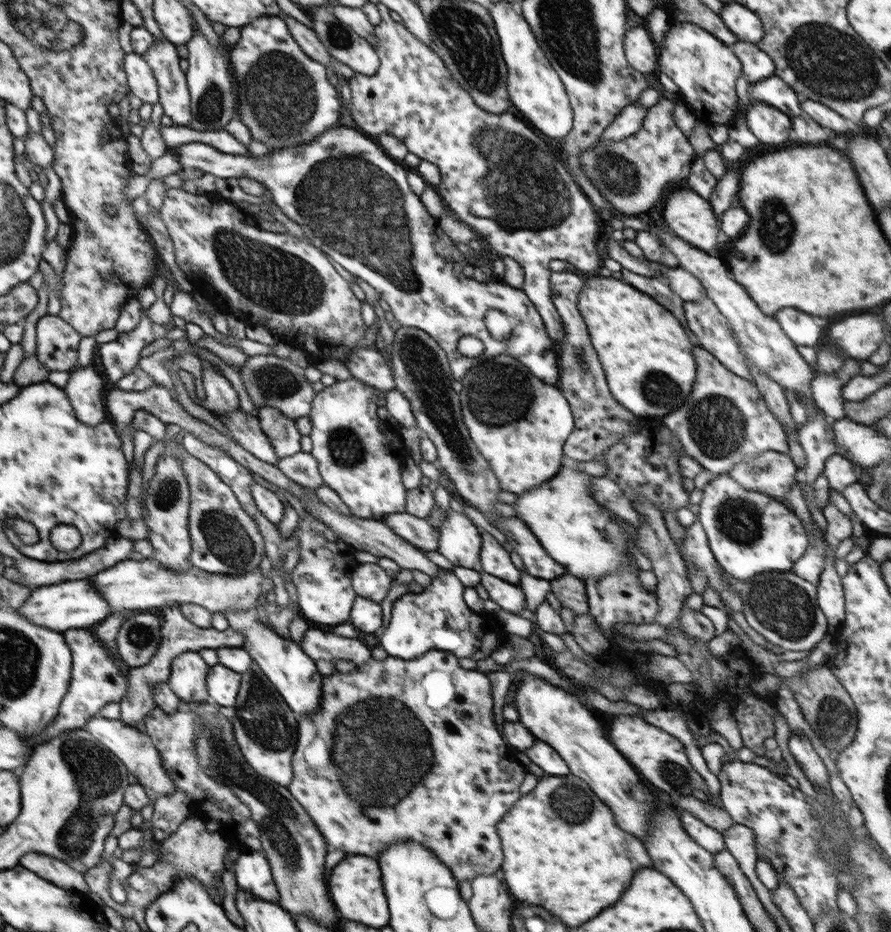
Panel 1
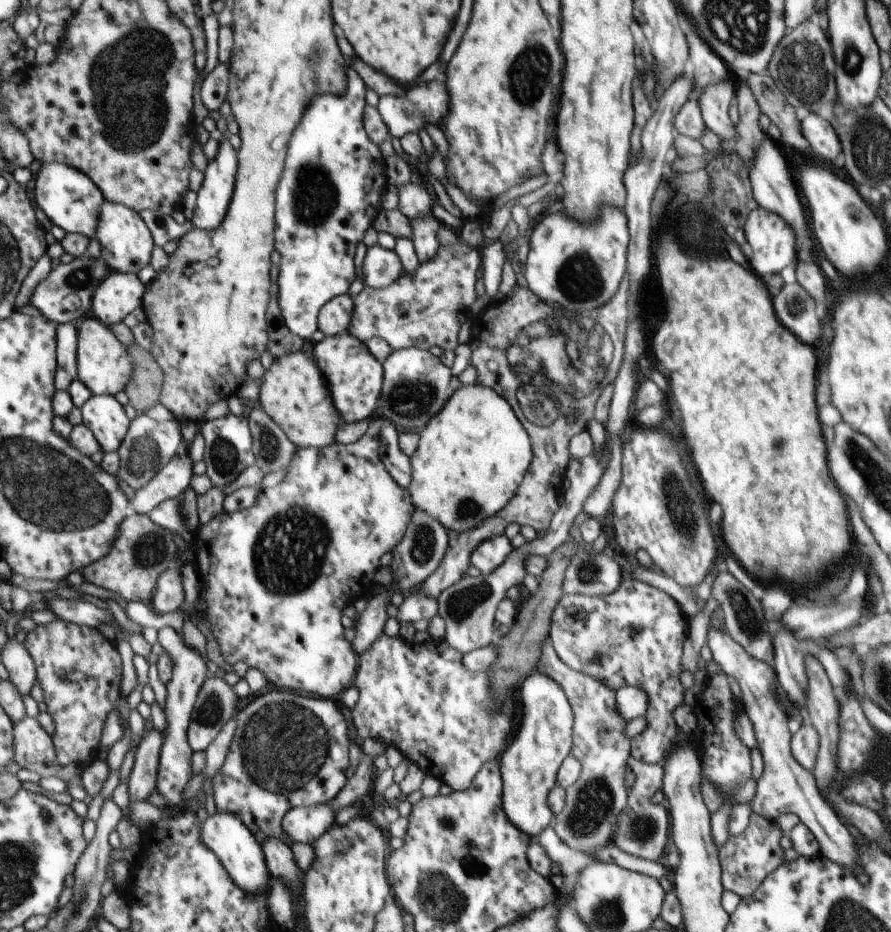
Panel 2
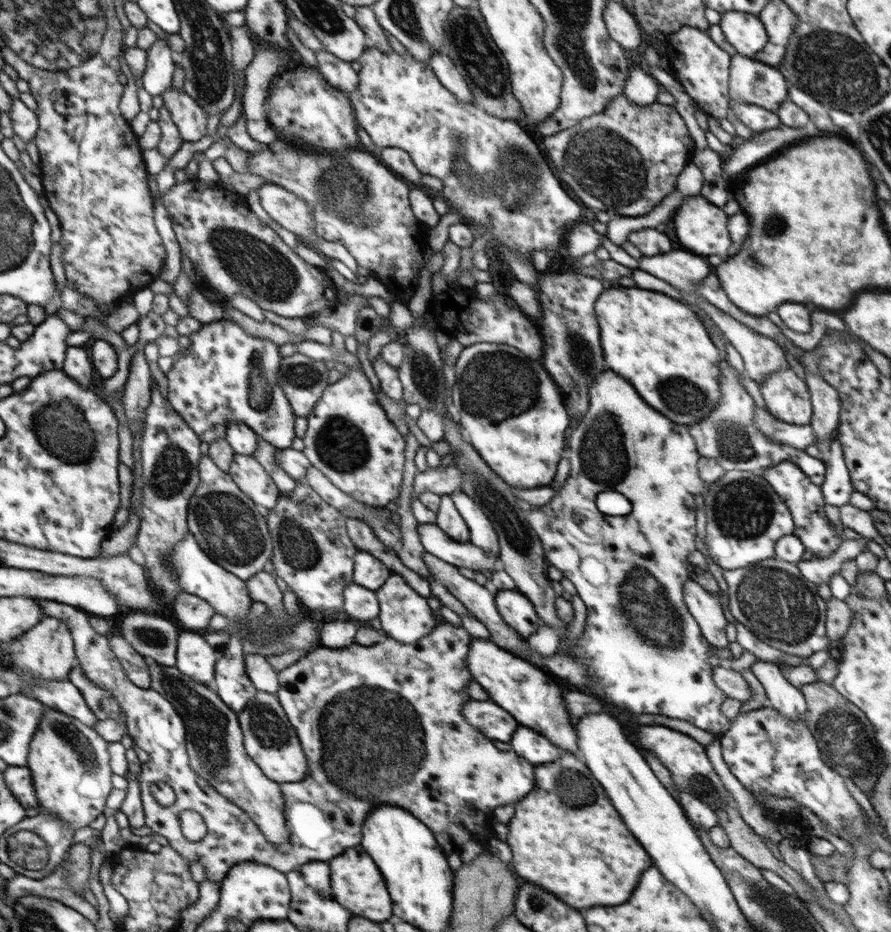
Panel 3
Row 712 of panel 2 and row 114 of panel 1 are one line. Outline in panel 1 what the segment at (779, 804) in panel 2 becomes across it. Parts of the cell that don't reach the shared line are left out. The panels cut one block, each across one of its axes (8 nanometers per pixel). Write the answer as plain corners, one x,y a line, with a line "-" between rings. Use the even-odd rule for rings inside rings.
753,102
745,113
747,127
759,142
782,144
788,142
791,117
785,112
763,102

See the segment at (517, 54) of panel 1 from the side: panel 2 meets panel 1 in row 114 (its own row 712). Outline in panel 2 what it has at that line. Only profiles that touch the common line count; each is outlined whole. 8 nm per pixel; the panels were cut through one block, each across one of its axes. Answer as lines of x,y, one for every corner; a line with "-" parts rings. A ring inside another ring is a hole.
534,672
519,685
522,718
516,736
499,761
503,780
502,806
508,820
532,840
554,822
548,806
549,792
557,784
560,765
573,747
574,715
563,688
549,676

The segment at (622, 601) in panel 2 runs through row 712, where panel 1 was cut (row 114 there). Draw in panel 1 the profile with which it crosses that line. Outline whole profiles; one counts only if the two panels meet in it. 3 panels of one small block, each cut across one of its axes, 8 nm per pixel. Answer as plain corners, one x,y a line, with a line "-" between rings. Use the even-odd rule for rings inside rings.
660,98
655,105
646,110
641,129
636,134
618,142
605,142
599,139
599,142
595,142
589,150
582,151
580,157
582,170
618,215
646,215
646,210
650,210
652,204
656,204
656,200
662,196
666,188
689,177
692,163
698,156
689,138
680,131
674,121
674,107
674,102

